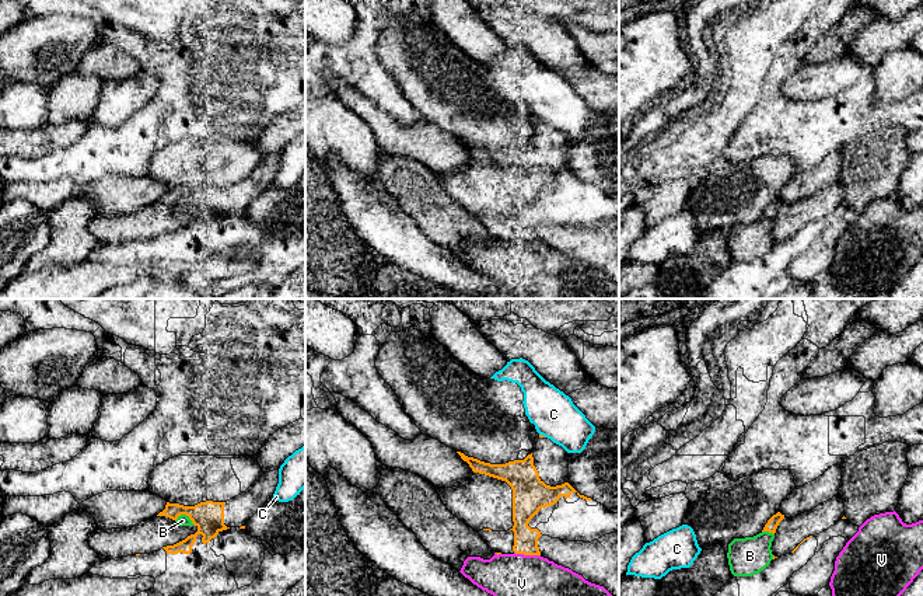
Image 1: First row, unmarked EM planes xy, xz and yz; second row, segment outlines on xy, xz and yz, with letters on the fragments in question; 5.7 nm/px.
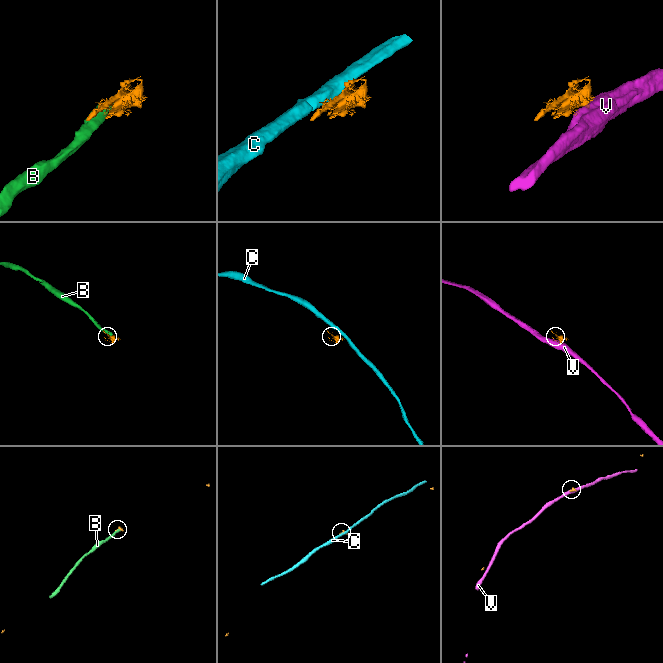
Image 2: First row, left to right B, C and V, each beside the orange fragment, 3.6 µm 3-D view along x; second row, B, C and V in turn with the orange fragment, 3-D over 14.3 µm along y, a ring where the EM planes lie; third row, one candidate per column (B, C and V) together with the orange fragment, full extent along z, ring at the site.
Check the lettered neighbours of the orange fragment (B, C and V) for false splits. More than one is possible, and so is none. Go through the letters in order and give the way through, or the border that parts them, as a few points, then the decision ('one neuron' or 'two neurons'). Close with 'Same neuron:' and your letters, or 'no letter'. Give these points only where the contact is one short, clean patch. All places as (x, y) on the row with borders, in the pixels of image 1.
B: two neurons
C: two neurons
V: two neurons
Same neuron: no letter

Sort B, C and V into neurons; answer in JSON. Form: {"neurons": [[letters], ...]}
{"neurons": [["B"], ["C"], ["V"]]}

